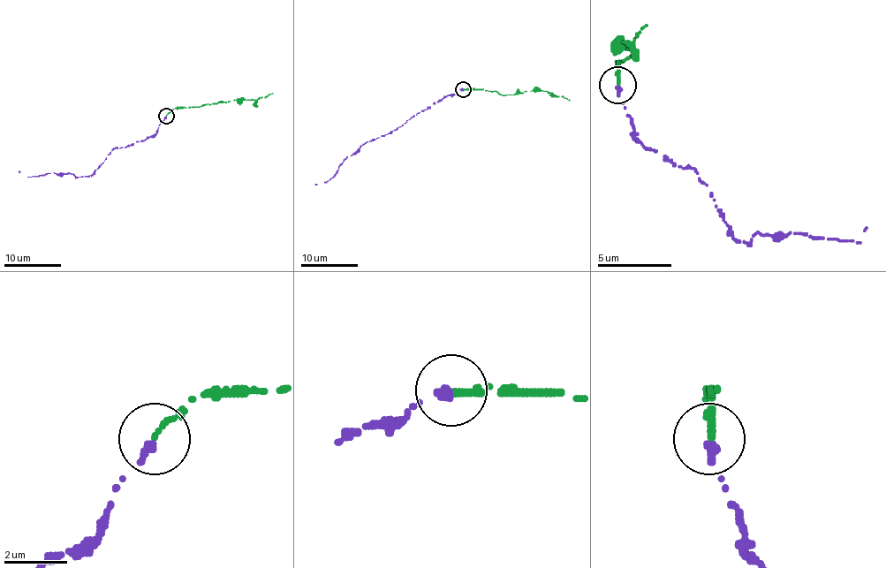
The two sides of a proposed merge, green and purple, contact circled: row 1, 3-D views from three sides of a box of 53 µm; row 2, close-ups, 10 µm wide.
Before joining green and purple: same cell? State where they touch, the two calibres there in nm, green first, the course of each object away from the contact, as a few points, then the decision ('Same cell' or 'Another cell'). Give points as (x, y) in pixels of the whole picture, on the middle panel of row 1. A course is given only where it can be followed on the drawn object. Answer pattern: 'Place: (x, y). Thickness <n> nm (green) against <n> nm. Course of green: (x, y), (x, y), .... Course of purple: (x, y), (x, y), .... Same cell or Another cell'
Place: (463, 89). Thickness 220 nm (green) against 300 nm. Course of green: (463, 89), (496, 91), (501, 94), (547, 91), (570, 101). Course of purple: (463, 89), (385, 135), (366, 142), (347, 156), (328, 180), (315, 185). Same cell

